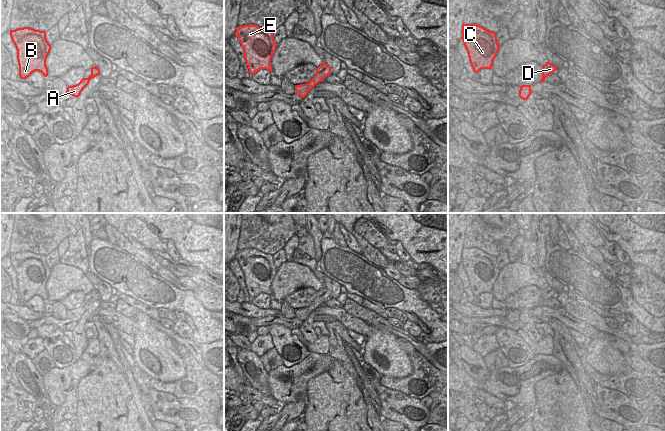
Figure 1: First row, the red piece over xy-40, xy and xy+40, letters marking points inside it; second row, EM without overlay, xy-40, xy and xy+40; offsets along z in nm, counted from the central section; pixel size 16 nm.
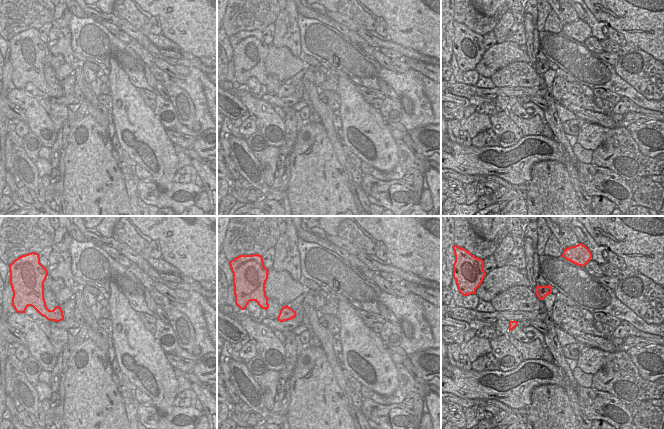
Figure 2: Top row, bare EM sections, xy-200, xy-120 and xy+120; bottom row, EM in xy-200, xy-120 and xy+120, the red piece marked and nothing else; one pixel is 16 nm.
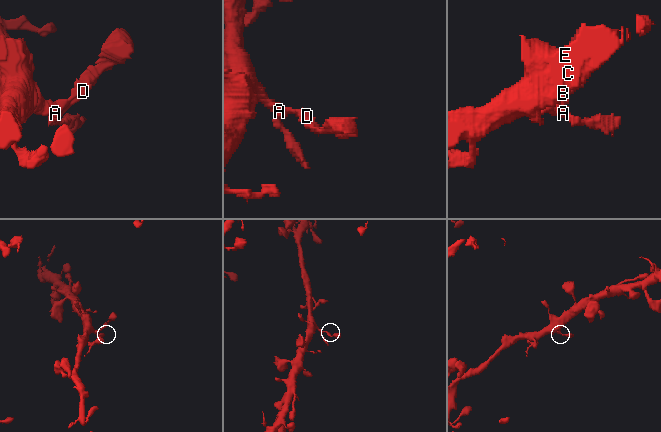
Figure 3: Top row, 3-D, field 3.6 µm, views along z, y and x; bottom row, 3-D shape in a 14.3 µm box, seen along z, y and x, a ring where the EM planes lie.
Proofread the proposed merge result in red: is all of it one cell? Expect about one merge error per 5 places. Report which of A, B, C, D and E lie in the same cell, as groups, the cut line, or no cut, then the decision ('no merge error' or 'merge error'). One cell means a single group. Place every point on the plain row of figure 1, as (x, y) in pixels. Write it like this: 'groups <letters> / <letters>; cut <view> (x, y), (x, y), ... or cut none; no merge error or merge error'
groups A B C D E; cut none; no merge error

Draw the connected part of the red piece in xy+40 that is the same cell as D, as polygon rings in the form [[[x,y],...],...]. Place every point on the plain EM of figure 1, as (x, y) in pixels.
[[[546,286],[546,288],[542,290],[542,302],[539,307],[544,306],[546,301],[553,298],[555,295],[557,295],[557,291],[550,286]]]

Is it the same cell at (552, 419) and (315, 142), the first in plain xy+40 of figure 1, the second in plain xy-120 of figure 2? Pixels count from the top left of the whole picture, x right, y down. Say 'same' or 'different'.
same

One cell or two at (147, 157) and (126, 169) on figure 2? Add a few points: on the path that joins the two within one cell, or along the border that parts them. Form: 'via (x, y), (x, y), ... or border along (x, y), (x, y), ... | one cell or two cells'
border along (120, 146), (136, 163) | two cells

